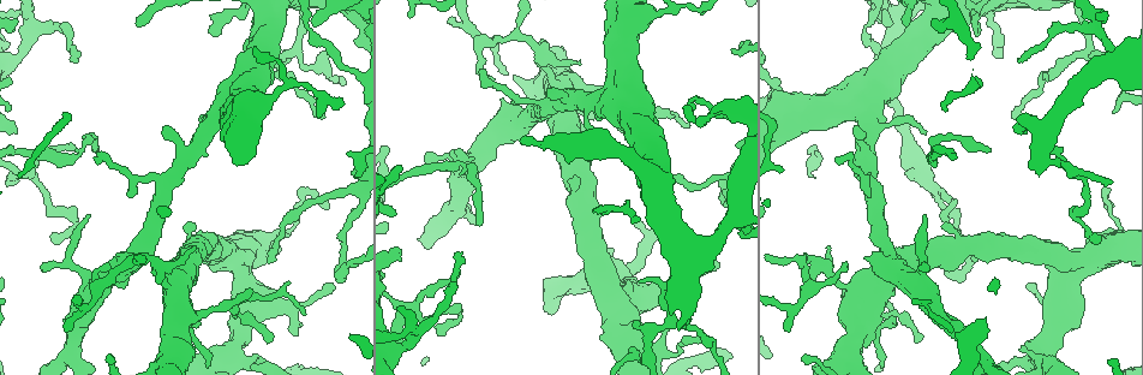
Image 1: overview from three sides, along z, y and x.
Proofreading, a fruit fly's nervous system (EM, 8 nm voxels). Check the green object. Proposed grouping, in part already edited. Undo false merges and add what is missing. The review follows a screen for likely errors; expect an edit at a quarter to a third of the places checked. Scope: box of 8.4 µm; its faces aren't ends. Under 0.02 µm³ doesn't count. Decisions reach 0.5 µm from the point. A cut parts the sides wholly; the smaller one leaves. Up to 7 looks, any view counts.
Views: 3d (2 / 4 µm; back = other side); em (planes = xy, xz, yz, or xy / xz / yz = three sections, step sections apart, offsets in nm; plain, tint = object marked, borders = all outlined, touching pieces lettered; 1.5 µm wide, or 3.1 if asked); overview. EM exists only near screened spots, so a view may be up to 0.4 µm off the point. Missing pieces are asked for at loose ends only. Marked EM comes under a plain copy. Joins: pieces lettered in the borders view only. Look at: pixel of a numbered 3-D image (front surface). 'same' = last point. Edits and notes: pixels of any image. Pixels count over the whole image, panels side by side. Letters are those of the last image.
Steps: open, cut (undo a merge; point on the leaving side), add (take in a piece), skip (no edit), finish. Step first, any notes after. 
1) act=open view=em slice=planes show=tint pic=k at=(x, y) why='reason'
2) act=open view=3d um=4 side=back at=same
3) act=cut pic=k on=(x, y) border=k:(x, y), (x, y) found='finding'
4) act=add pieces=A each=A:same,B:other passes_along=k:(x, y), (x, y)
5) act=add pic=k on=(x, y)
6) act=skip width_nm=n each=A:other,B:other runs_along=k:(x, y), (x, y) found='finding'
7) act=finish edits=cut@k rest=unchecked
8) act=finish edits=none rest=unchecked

act=open view=3d um=4 pic=1 at=(545, 43) why='free end'

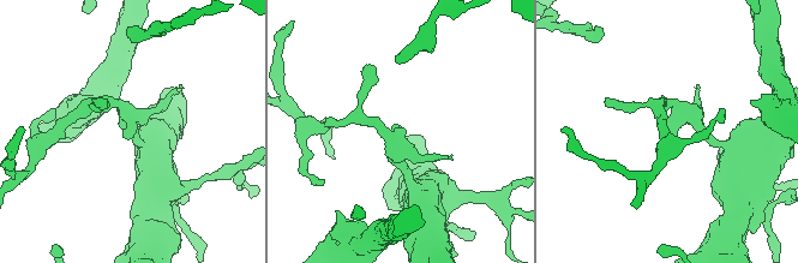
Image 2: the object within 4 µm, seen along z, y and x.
act=open view=em slice=yz step=4 show=tint pic=2 at=(396, 129) why='need the tissue'

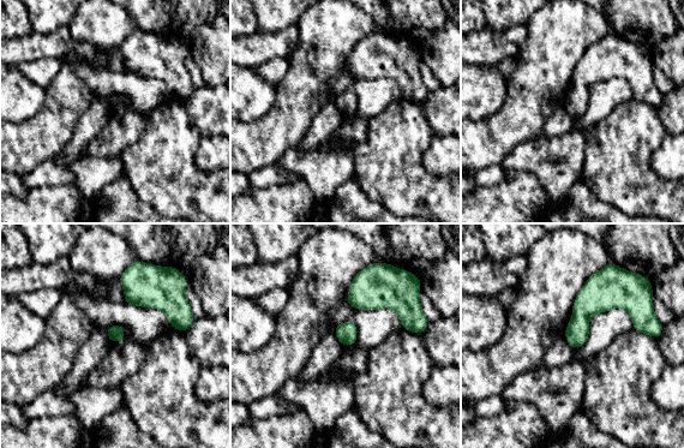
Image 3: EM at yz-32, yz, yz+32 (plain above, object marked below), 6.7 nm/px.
act=open view=em slice=yz step=4 show=borders at=same why='what lies round it'

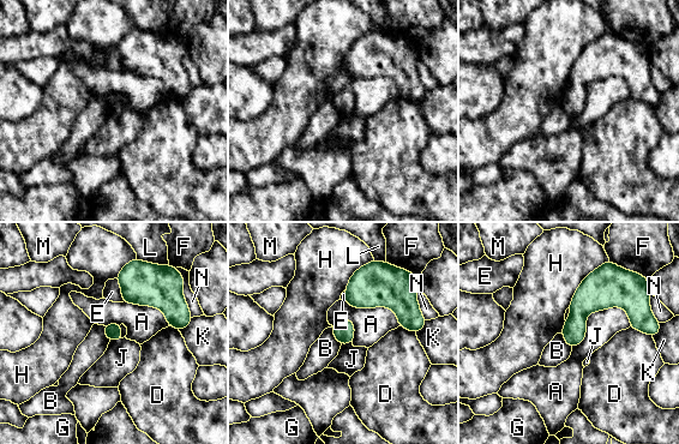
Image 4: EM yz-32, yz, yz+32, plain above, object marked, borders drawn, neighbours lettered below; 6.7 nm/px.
act=skip width_nm=110 each=A:other,B:other,D:other,E:other,F:other,G:other,H:other,J:other,K:other,L:other,M:other,N:other border=4:(626, 311), (590, 312), (572, 348) found='none of them fits'

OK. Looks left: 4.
act=open view=em slice=xy step=8 show=borders pic=1 at=(482, 223)

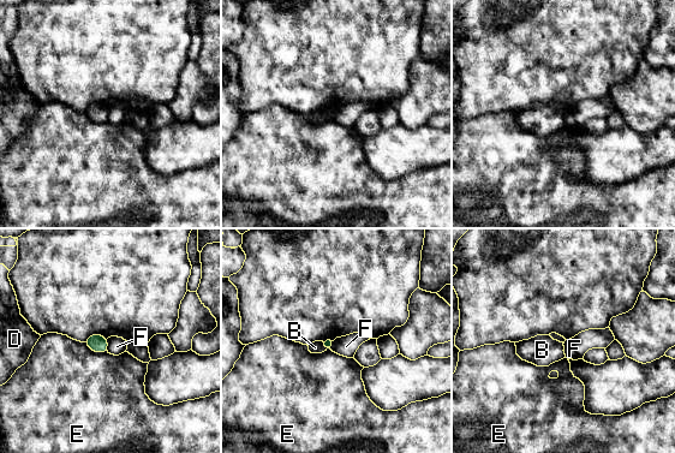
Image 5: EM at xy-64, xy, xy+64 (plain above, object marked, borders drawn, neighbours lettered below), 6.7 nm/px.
act=open view=em slice=planes show=borders at=same why='another direction'

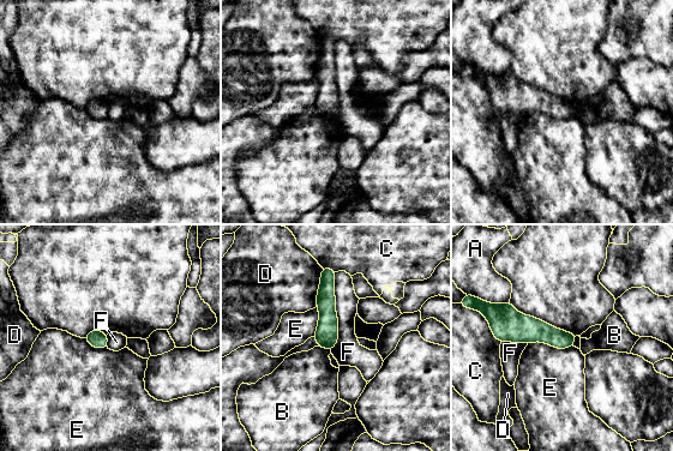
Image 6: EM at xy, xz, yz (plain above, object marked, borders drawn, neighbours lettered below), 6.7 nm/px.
act=skip longest_contact=F:550nm each=A:other,B:other,C:other,D:other,E:other,F:other runs_along=6:(324, 270), (326, 272), (329, 347) found='no lettered piece goes on from it'

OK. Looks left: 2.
act=open view=em slice=planes show=borders pic=1 at=(1101, 237)

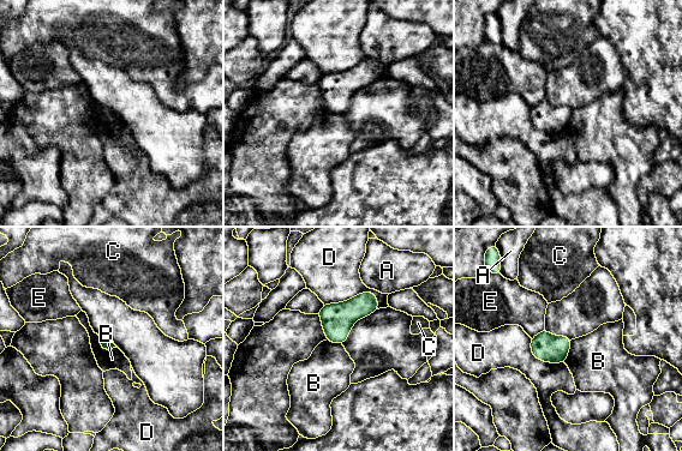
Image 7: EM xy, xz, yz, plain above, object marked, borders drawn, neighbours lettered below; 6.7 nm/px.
act=skip each=A:other,B:other,C:other,D:other,E:other border=7:(100, 338), (103, 348), (117, 347) found='none of them fits'

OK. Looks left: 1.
act=finish edits=none rest=unchecked

